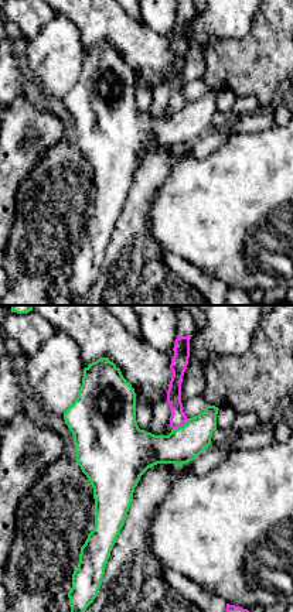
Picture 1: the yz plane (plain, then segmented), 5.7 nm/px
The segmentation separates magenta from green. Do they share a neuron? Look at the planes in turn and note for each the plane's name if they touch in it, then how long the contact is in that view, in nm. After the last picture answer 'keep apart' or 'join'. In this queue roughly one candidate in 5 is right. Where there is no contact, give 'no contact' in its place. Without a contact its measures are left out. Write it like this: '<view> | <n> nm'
yz | 110 nm

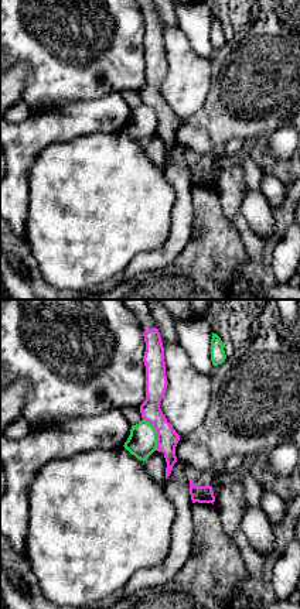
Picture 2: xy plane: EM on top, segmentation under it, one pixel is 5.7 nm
xy | 200 nm

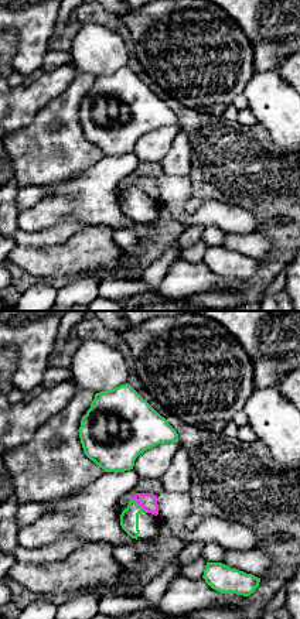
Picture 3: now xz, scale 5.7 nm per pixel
xz | 130 nm

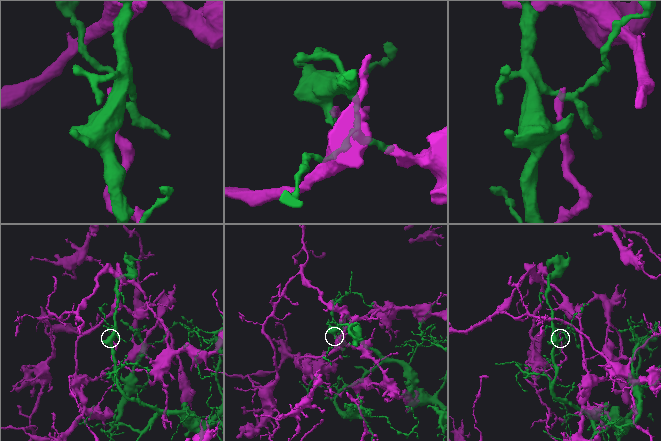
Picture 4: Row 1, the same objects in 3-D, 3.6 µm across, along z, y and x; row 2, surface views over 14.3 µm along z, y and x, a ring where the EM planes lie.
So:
keep apart

